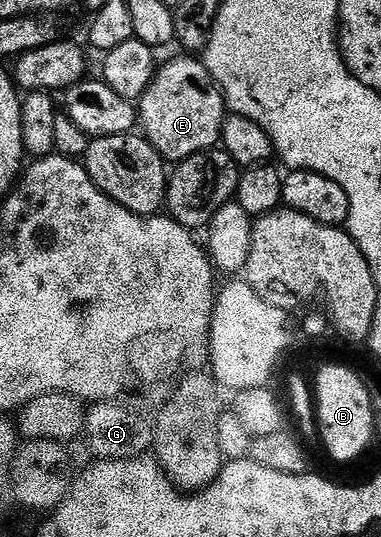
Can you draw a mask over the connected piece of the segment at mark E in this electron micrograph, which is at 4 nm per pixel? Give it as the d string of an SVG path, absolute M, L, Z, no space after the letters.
M183 53L180 59L171 59L167 64L156 70L149 89L137 100L137 123L142 134L158 149L164 160L178 165L188 155L195 155L199 151L212 150L220 142L223 134L225 118L225 100L223 92L215 86L214 79L207 74L207 67L202 58L192 57Z

